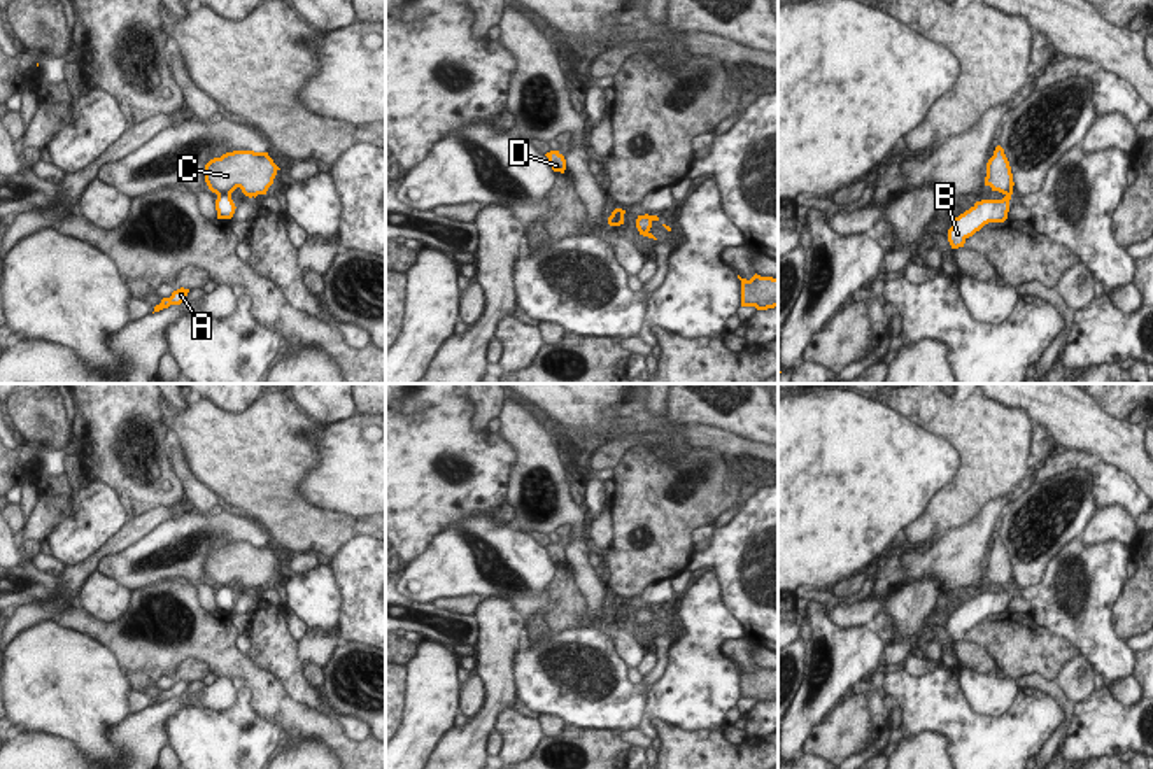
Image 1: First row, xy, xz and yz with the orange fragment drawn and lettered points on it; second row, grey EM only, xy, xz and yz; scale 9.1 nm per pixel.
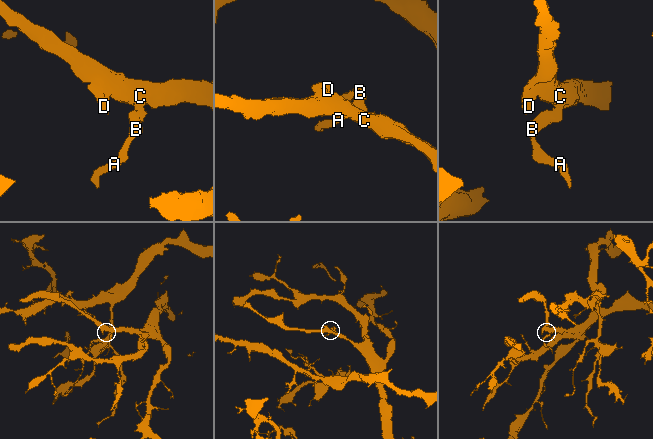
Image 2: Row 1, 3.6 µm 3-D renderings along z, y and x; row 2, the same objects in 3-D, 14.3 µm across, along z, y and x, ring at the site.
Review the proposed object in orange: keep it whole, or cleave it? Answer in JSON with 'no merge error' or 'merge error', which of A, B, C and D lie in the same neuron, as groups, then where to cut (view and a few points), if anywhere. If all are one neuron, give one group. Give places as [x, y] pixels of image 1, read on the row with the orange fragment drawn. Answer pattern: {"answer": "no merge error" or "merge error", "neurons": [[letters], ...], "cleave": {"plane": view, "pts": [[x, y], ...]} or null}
{"answer": "merge error", "neurons": [["A", "B"], ["C", "D"]], "cleave": {"plane": "xy", "pts": [[230, 191], [218, 195]]}}

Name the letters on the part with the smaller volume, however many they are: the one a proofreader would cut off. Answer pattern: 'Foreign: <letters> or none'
Foreign: A, B

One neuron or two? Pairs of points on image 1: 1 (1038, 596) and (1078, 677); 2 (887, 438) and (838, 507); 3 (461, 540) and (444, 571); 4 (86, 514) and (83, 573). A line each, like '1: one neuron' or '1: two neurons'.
1: two neurons
2: one neuron
3: one neuron
4: two neurons

